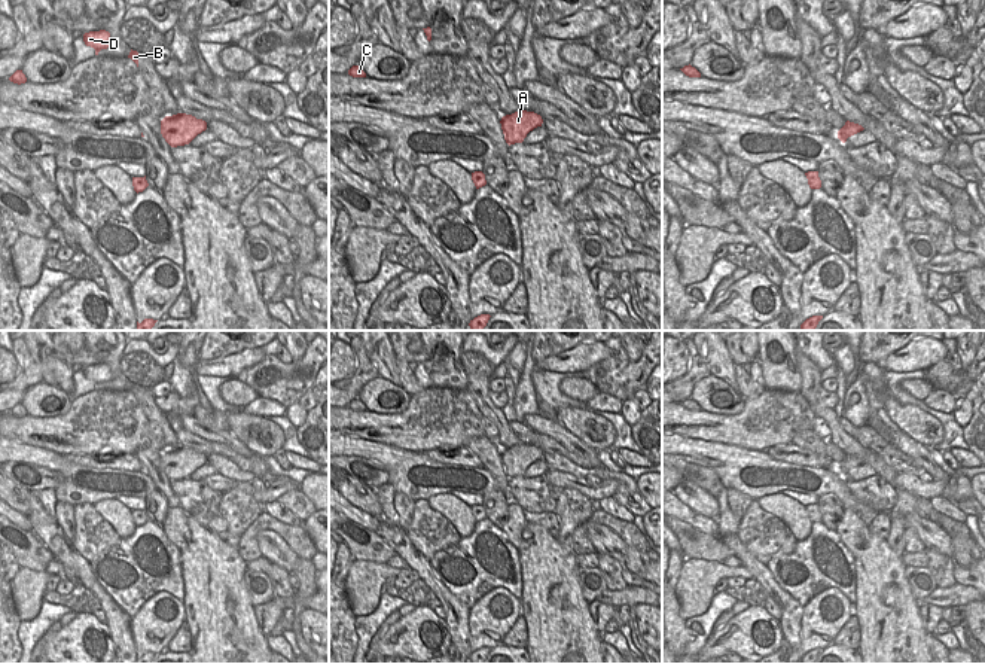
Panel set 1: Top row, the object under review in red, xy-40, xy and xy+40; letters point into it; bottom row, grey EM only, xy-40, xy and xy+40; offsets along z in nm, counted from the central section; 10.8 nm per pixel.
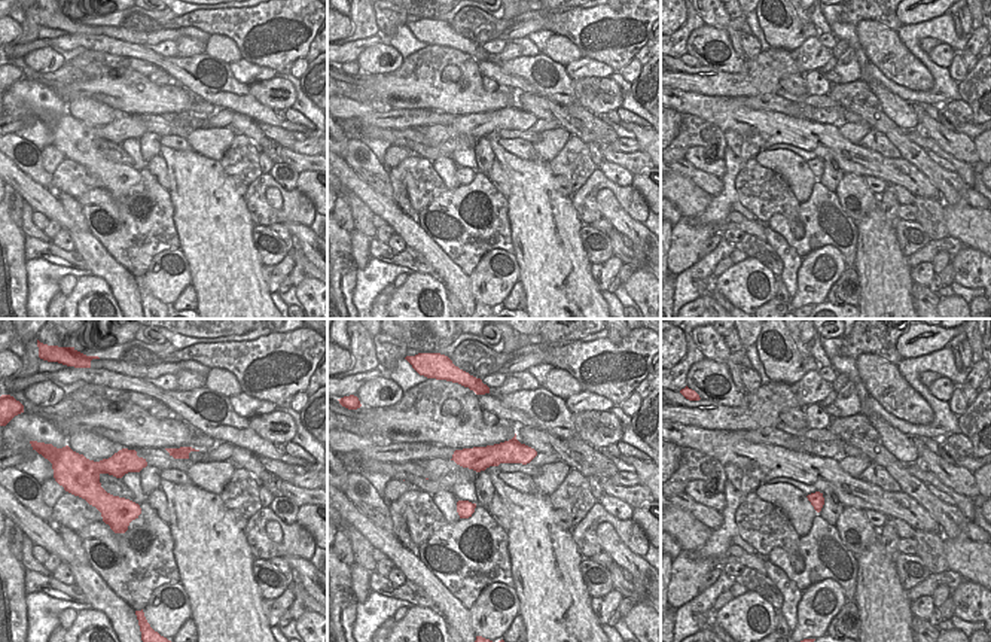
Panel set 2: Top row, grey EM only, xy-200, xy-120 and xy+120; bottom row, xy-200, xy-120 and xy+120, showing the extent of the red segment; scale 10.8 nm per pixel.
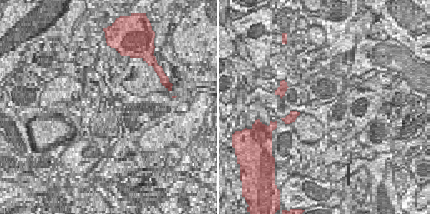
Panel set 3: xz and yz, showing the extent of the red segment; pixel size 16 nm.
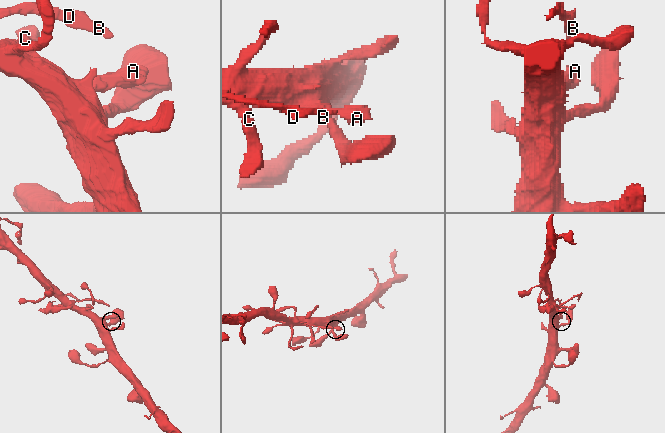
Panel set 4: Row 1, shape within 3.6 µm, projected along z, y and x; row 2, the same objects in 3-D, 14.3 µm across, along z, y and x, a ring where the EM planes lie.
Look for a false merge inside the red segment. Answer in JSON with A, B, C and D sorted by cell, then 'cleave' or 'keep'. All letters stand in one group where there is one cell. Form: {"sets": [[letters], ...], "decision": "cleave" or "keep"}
{"sets": [["A", "B", "C", "D"]], "decision": "keep"}

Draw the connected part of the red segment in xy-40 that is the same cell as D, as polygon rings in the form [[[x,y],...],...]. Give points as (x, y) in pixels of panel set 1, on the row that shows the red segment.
[[[106,30],[85,33],[83,42],[86,46],[95,49],[95,55],[98,55],[101,49],[107,49],[112,46],[110,33]]]

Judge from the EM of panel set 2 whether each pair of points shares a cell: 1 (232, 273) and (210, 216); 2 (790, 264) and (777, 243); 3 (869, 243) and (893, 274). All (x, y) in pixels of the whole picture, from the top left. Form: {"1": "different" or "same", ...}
{"1": "same", "2": "same", "3": "same"}

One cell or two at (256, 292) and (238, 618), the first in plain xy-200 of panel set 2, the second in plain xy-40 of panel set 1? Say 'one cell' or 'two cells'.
one cell

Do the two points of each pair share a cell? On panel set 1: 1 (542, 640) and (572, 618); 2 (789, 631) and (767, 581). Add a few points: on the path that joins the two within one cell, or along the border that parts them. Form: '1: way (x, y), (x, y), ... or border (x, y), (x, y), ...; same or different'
1: way (549, 633), (564, 618); same
2: way (790, 620), (790, 608), (778, 593); same

